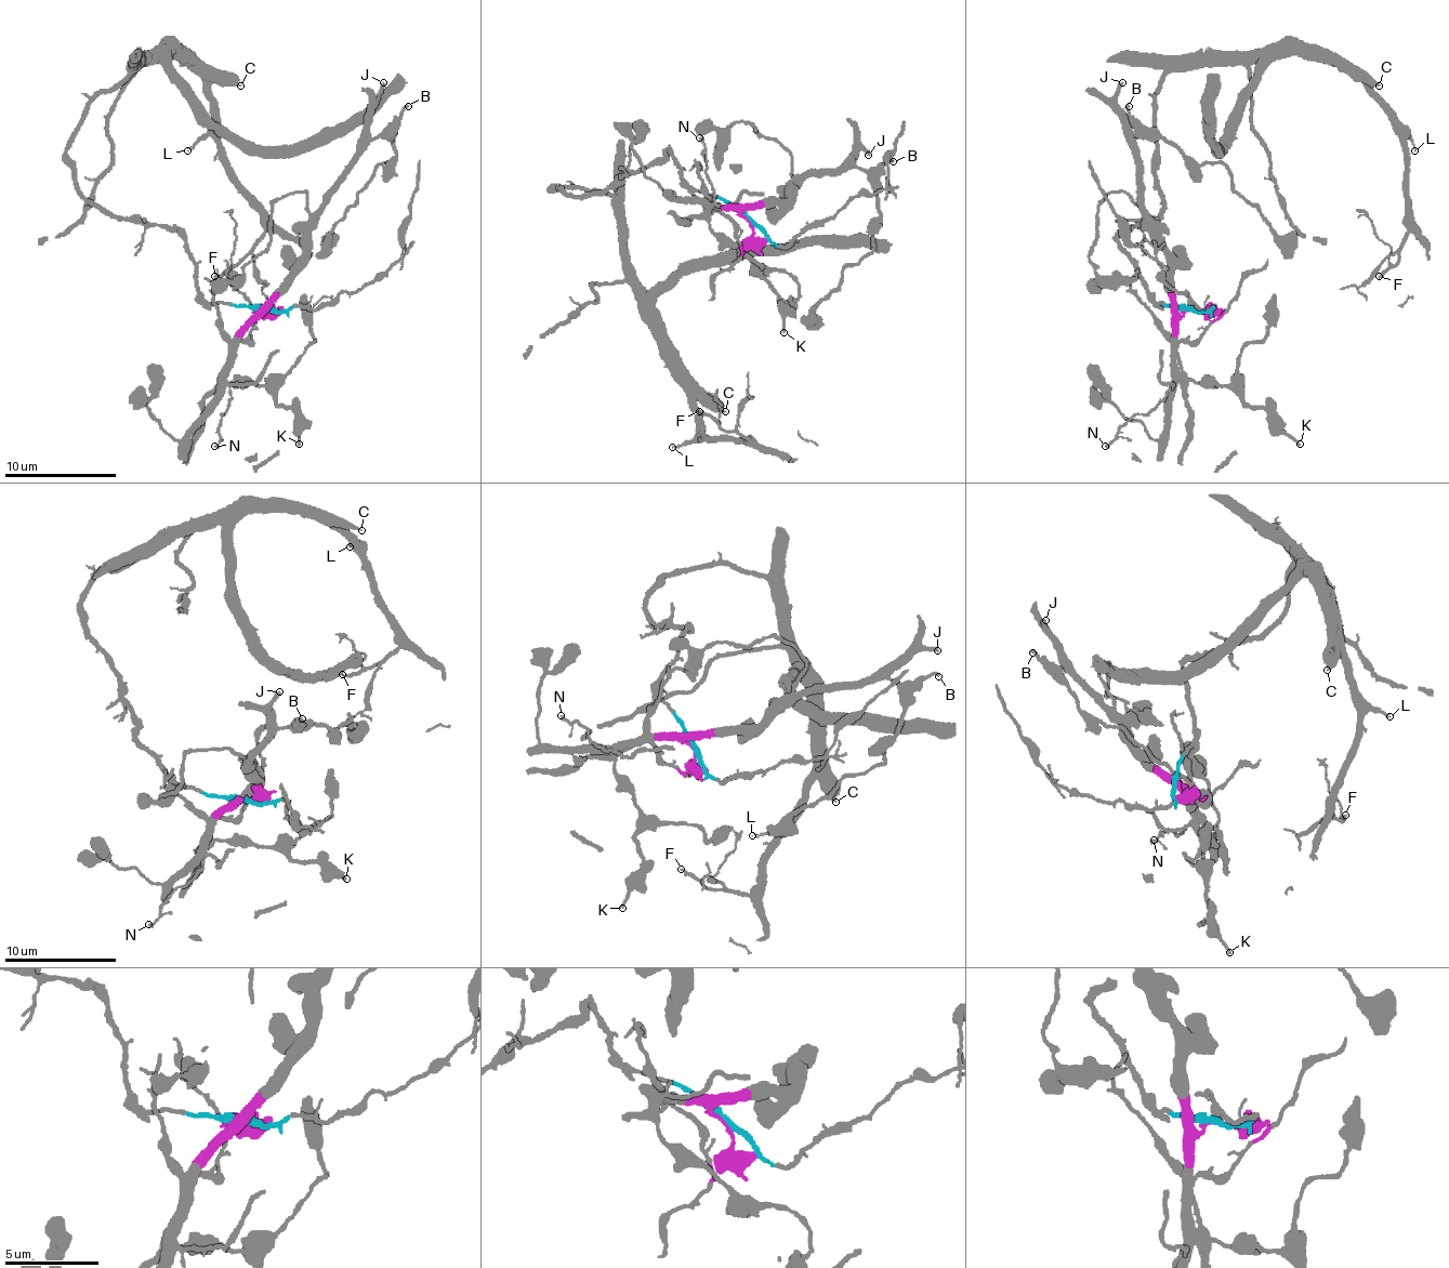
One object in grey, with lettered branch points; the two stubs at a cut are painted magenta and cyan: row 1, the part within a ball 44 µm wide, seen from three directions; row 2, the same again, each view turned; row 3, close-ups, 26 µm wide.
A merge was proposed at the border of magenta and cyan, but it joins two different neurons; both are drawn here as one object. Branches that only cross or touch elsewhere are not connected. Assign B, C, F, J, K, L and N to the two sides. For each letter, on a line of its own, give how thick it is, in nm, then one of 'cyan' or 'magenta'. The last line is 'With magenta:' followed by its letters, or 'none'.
B: calibre 200 nm; magenta
C: calibre 320 nm; cyan
F: calibre 180 nm; cyan
J: calibre 240 nm; magenta
K: calibre 190 nm; magenta
L: calibre 100 nm; cyan
N: calibre 170 nm; magenta
With magenta: B, J, K, N

